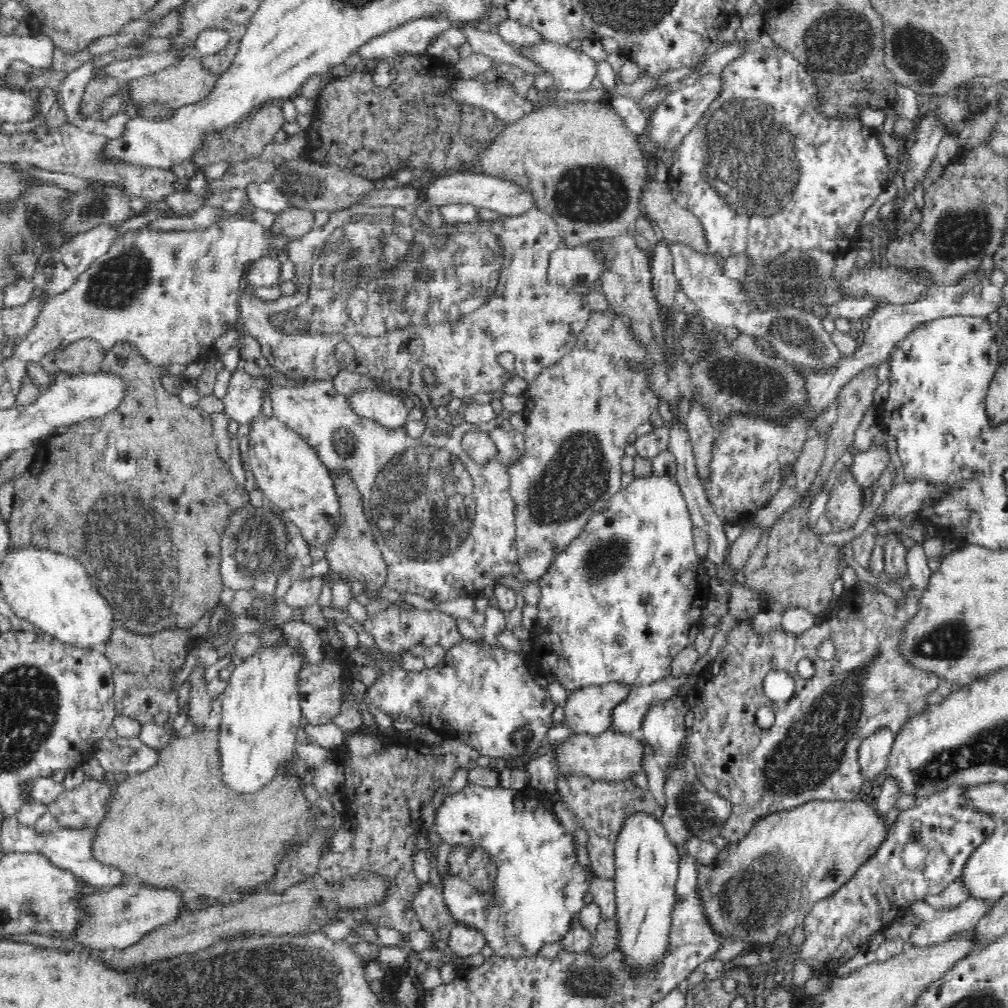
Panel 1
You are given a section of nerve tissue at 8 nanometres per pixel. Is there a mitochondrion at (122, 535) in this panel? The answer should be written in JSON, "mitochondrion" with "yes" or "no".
{"mitochondrion":"yes"}

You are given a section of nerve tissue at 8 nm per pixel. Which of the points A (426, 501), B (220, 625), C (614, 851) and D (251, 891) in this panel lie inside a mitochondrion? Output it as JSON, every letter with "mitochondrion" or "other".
{"A":"mitochondrion","B":"other","C":"other","D":"other"}

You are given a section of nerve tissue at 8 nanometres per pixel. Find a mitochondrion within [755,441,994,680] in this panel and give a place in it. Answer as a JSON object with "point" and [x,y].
{"point":[939,644]}

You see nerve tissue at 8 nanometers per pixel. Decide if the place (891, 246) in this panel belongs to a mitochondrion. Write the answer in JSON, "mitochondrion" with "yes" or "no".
{"mitochondrion":"no"}

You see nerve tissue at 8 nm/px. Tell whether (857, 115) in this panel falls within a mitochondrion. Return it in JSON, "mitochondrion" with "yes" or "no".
{"mitochondrion":"no"}

